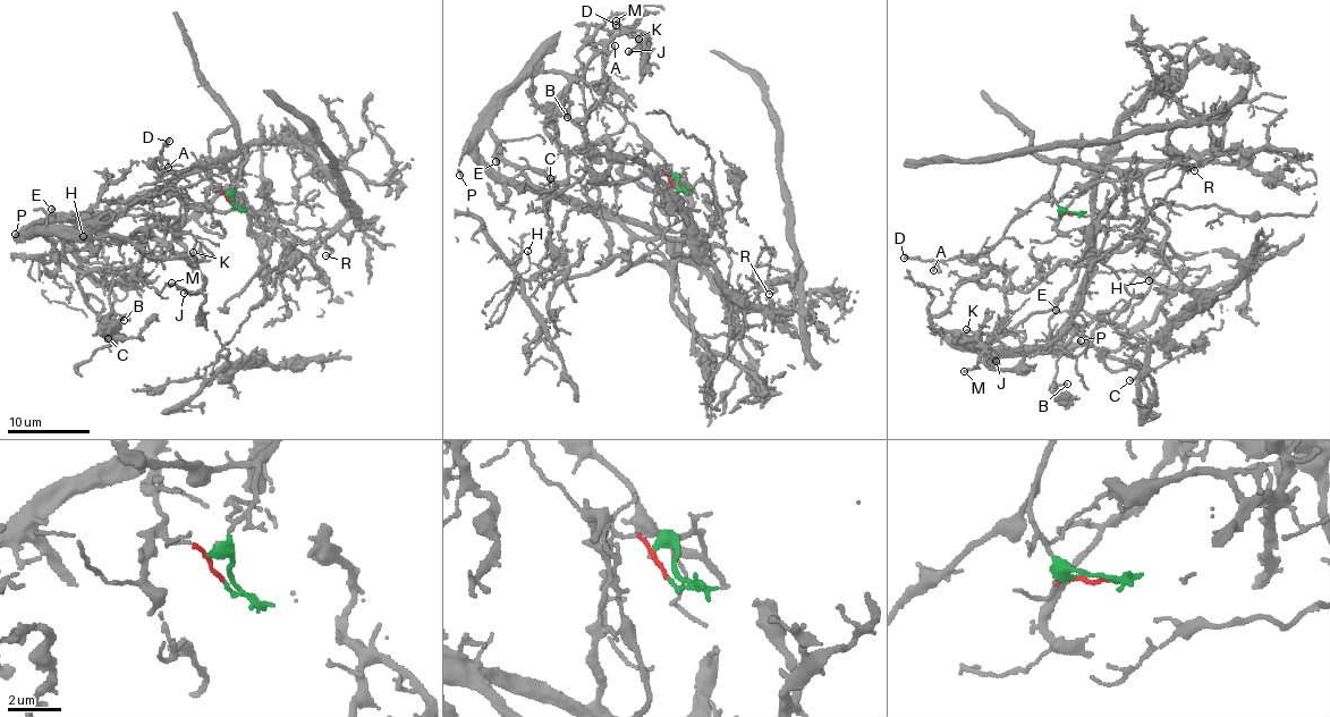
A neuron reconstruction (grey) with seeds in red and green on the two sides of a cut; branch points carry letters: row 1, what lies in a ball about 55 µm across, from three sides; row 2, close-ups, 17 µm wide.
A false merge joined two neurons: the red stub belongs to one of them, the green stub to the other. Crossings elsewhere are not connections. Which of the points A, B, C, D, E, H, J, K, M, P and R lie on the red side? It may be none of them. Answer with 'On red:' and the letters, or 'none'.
On red: B, C, E, J, K, M, P, R

